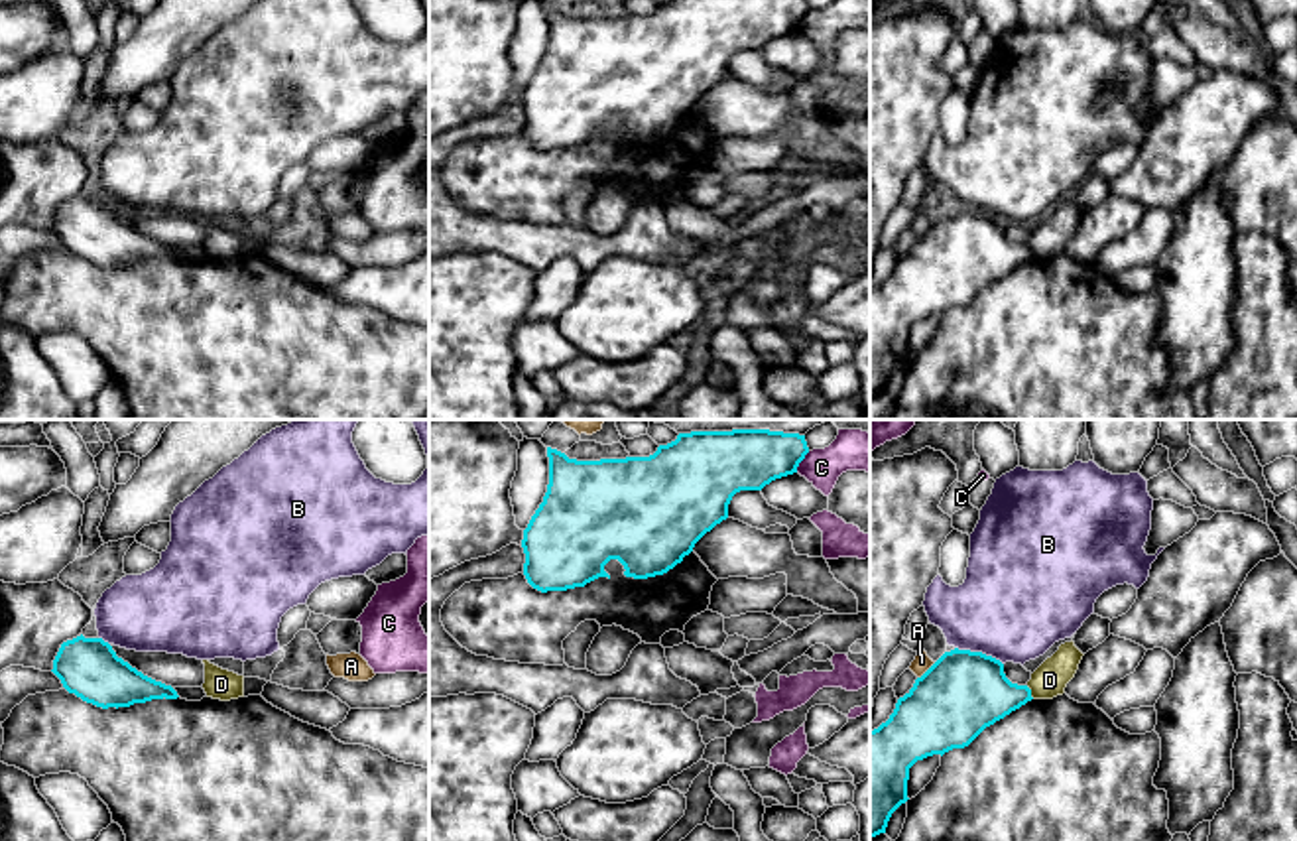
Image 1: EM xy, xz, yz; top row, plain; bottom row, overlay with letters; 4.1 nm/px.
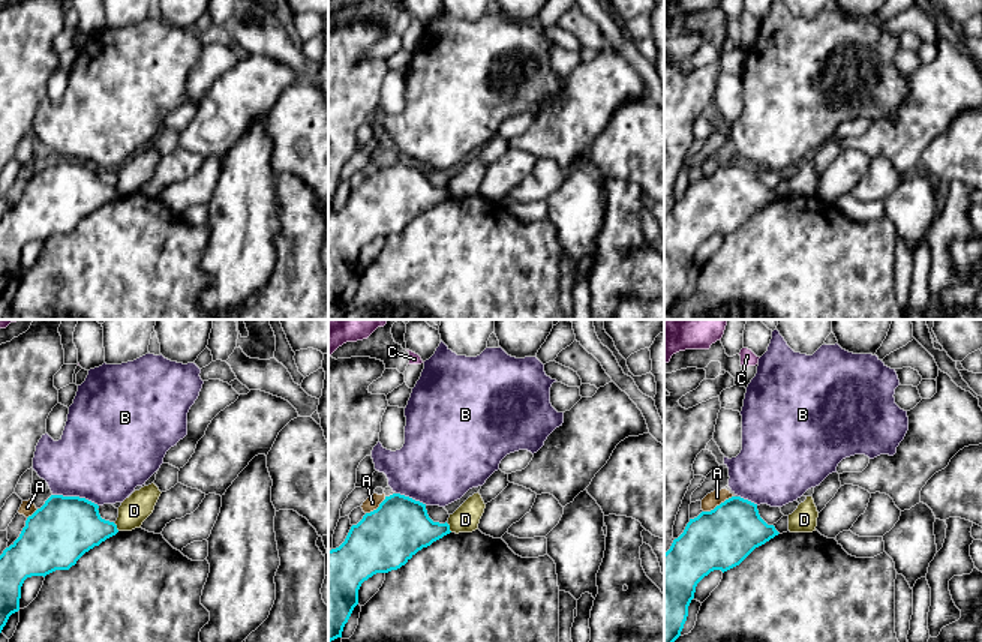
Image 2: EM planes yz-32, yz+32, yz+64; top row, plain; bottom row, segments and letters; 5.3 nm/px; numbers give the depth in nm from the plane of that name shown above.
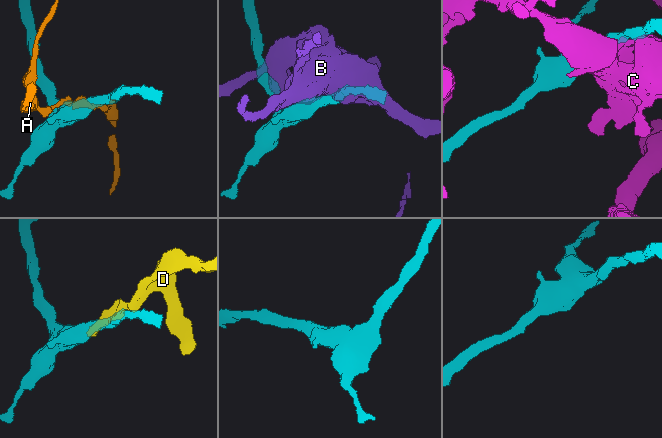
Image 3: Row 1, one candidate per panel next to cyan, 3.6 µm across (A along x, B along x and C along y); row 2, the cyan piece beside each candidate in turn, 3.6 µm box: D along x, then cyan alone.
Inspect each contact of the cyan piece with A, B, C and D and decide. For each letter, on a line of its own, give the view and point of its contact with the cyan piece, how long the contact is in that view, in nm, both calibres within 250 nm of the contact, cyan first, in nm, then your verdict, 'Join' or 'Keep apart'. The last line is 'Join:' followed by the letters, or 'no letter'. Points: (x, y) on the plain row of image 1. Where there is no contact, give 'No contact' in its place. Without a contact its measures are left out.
A: Touches cyan at yz (927, 229). Shared border 100 nm. Thickness 340 nm (cyan) against 70 nm. Keep apart
B: Touches cyan at yz (979, 211). Shared border 220 nm. Thickness 340 nm (cyan) against 460 nm. Keep apart
C: Touches cyan at xz (802, 18). Shared border 110 nm. Thickness 200 nm (cyan) against 150 nm. Keep apart
D: Touches cyan at yz (1030, 251). Shared border 70 nm. Thickness 320 nm (cyan) against 140 nm. Keep apart
Join: no letter

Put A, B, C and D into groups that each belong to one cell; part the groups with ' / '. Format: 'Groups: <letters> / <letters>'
Groups: A / B / C / D

